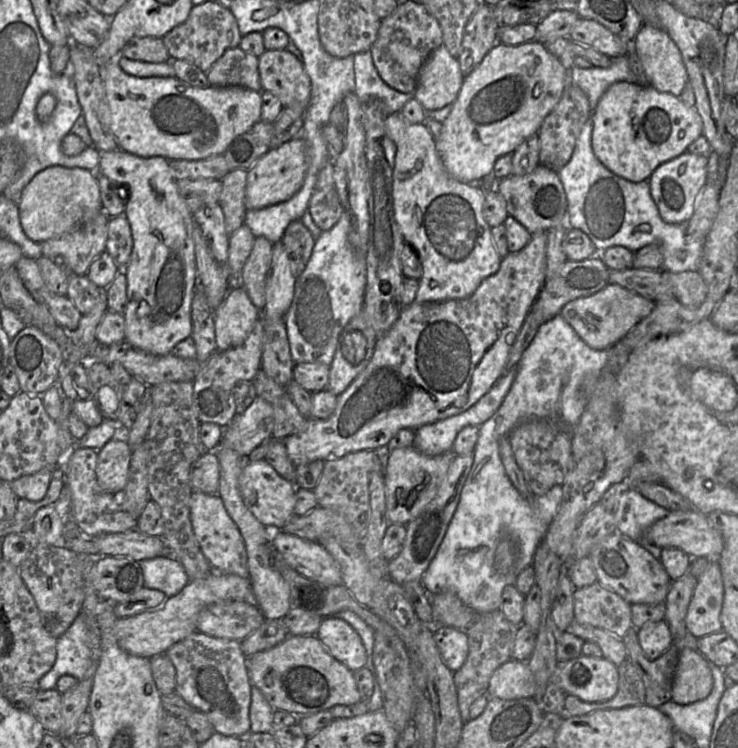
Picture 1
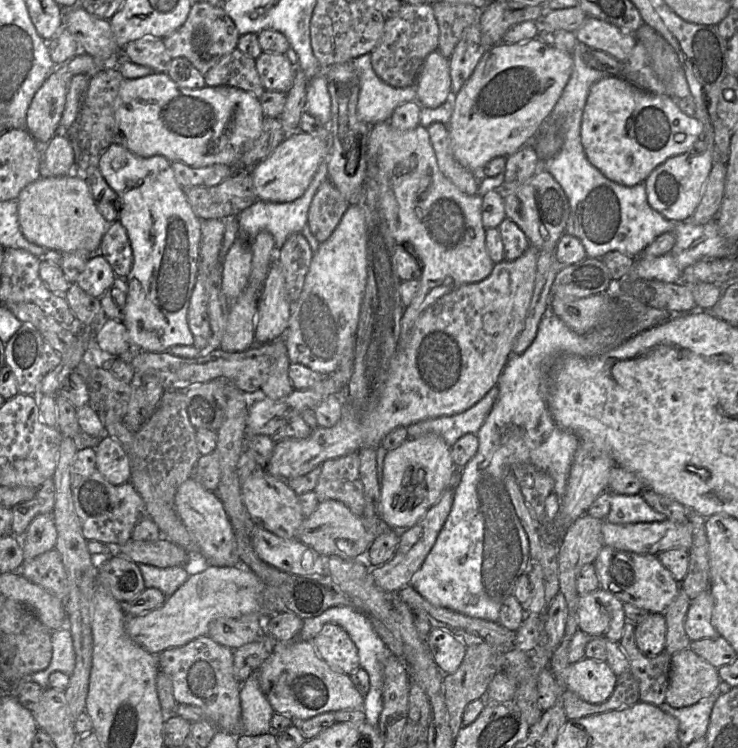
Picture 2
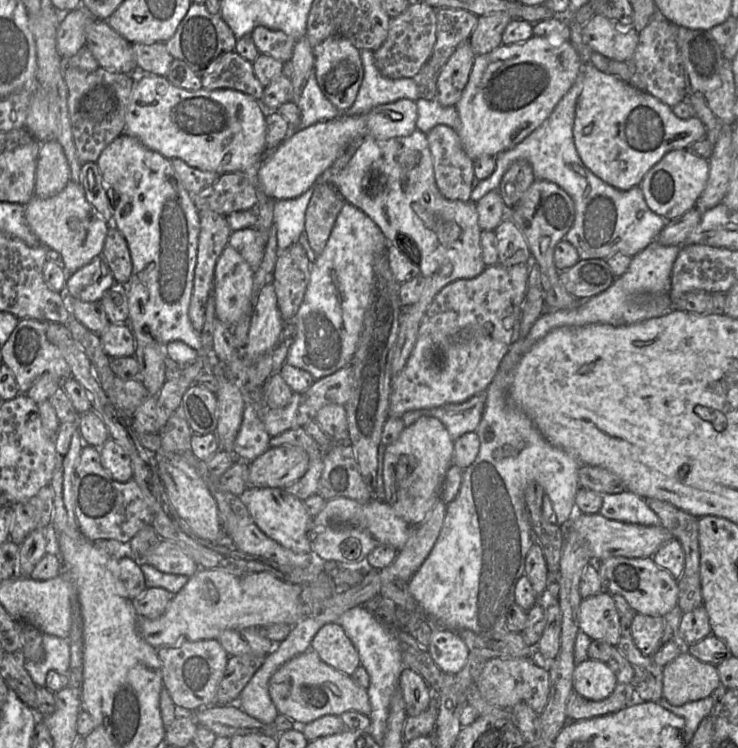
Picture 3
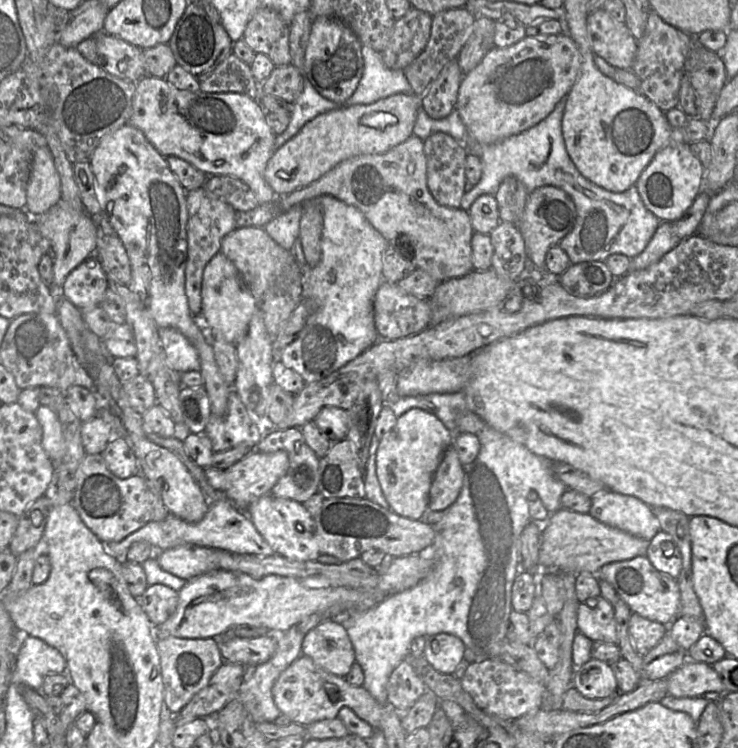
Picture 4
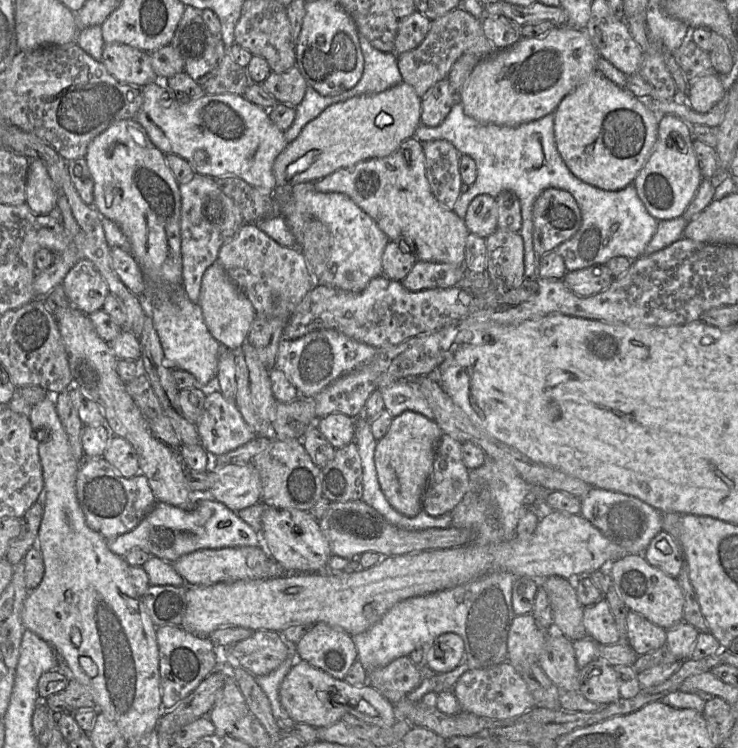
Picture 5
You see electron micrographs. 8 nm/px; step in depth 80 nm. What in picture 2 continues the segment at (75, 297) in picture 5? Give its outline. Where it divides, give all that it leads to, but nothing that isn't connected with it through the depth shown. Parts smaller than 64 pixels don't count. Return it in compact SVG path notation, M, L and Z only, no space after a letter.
M94 253L75 283L90 296L101 298L112 286L115 278L116 275L108 261L100 253Z

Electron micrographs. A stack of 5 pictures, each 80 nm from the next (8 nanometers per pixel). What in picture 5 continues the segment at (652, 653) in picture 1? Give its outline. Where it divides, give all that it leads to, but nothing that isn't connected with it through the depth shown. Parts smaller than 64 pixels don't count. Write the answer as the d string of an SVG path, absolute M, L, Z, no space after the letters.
M629 611L626 623L626 641L638 656L656 651L666 644L667 631L641 615Z

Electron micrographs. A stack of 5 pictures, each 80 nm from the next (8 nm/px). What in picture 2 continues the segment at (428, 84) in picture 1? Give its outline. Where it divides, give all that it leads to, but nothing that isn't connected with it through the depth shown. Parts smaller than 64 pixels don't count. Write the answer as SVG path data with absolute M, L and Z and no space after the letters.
M438 50L425 59L416 80L416 91L416 101L421 107L438 108L451 100L449 59Z

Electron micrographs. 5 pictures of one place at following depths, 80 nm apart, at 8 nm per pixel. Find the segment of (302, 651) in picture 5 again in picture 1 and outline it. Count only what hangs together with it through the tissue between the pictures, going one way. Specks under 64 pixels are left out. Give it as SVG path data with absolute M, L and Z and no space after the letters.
M337 617L323 618L316 637L350 671L355 672L365 667L367 656L363 642L345 620Z

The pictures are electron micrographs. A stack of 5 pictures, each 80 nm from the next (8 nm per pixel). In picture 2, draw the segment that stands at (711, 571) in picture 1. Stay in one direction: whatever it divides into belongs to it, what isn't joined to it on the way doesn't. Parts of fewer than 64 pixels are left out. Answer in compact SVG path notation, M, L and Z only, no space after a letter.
M709 590L691 600L684 622L684 629L691 641L718 637L711 619L714 599Z

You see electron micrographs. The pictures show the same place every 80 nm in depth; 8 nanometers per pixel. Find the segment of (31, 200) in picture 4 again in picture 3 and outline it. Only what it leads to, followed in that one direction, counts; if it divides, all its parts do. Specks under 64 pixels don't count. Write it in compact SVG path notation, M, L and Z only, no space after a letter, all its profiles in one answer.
M54 140L41 142L34 195L49 198L61 192L70 180L70 168L61 144Z

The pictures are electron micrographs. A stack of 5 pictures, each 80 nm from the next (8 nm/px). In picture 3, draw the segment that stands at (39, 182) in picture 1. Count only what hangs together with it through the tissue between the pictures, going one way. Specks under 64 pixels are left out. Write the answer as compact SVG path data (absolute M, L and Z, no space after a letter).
M70 180L61 192L52 197L40 198L34 195L25 205L25 218L40 243L61 255L62 266L67 274L101 255L109 228L109 224L99 217L87 201L82 185Z

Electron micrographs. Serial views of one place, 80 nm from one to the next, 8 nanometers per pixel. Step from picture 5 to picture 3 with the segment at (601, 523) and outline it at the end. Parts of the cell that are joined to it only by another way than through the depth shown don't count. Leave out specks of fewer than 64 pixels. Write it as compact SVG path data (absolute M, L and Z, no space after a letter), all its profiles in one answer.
M629 491L601 495L603 502L599 514L605 518L644 526L661 525L659 517L642 497Z

